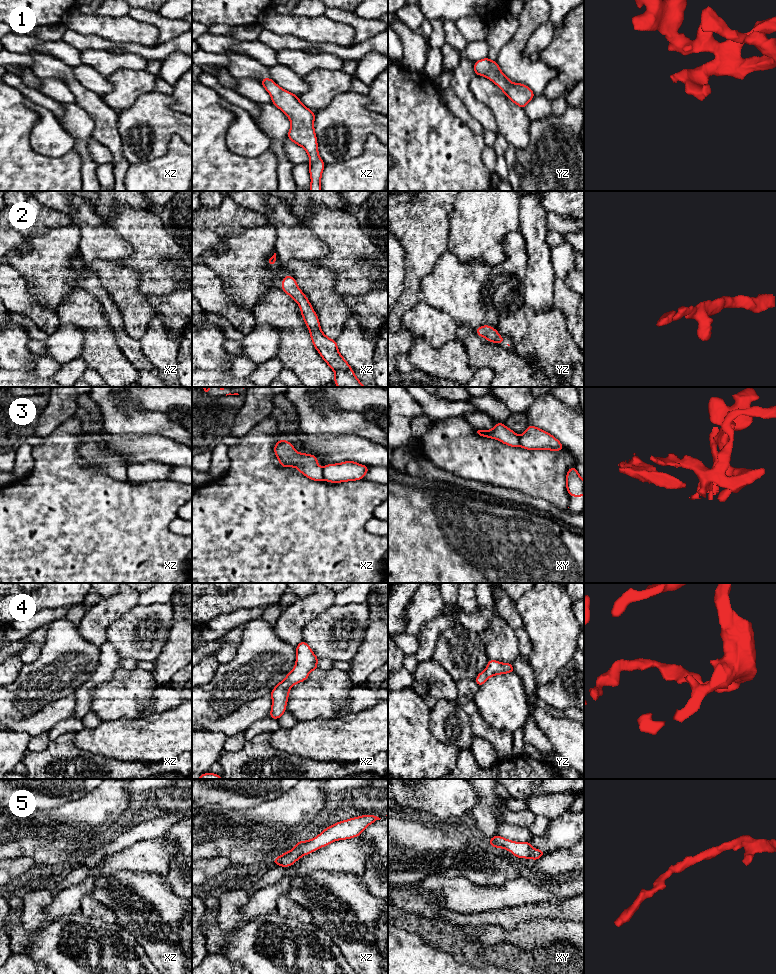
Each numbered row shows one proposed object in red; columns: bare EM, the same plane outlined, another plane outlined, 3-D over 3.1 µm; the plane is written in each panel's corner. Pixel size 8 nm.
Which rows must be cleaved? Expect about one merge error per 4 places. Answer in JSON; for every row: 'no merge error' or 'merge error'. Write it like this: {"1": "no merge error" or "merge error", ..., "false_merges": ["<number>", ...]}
{"1": "no merge error", "2": "no merge error", "3": "merge error", "4": "no merge error", "5": "no merge error", "false_merges": ["3"]}

